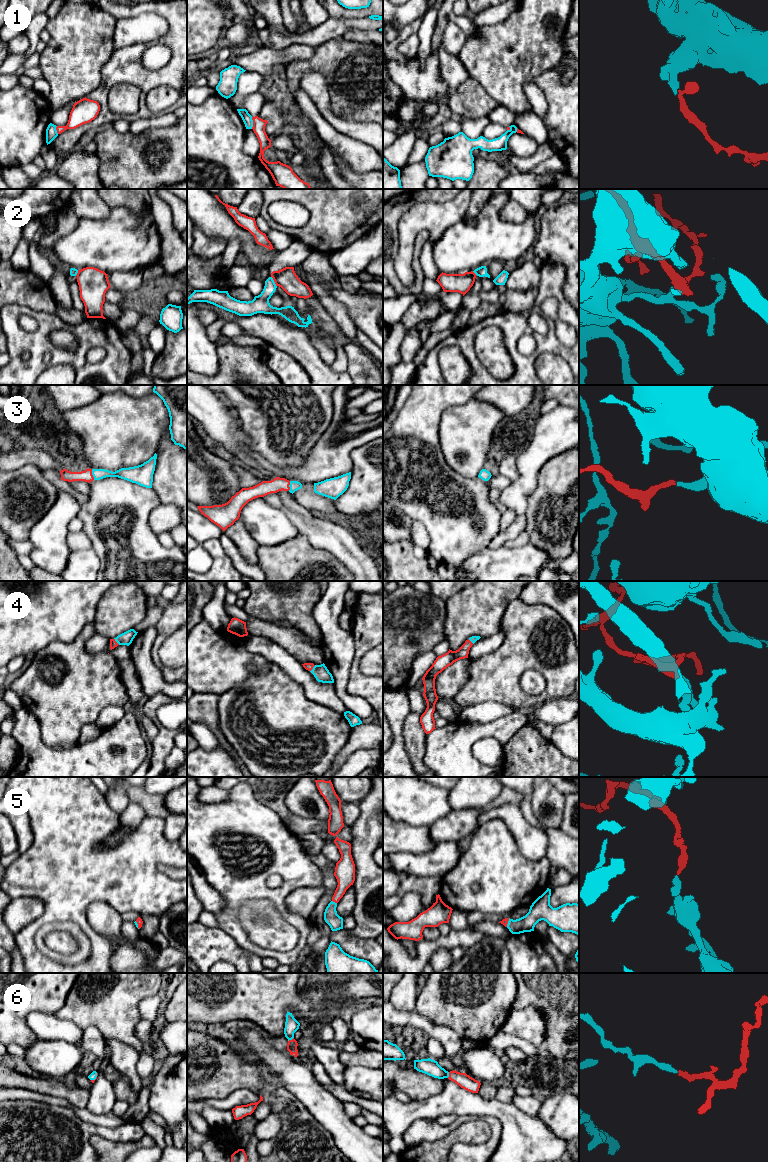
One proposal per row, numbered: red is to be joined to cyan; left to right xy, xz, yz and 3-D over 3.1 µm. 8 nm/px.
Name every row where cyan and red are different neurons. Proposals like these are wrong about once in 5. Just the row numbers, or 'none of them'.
1, 2

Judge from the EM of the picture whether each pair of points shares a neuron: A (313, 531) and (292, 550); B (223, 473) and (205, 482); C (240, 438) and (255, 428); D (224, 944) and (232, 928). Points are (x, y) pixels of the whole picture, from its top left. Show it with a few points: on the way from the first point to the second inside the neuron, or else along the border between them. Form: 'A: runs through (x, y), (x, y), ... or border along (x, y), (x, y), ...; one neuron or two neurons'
A: border along (300, 533), (313, 546), (327, 550); two neurons
B: runs through (219, 477), (209, 480); one neuron
C: border along (240, 423), (249, 437), (250, 446), (259, 454); two neurons
D: border along (218, 926), (244, 951); two neurons

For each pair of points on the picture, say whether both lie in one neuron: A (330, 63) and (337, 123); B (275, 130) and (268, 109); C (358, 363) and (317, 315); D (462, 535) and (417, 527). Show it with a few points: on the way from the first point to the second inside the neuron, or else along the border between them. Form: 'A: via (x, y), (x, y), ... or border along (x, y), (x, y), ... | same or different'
A: border along (328, 90), (331, 109), (343, 117), (358, 121) | different
B: via (275, 125), (275, 116), (273, 114) | same
C: border along (345, 343), (343, 352), (346, 357), (347, 370) | different
D: border along (412, 520), (418, 520), (426, 529), (427, 549) | different

